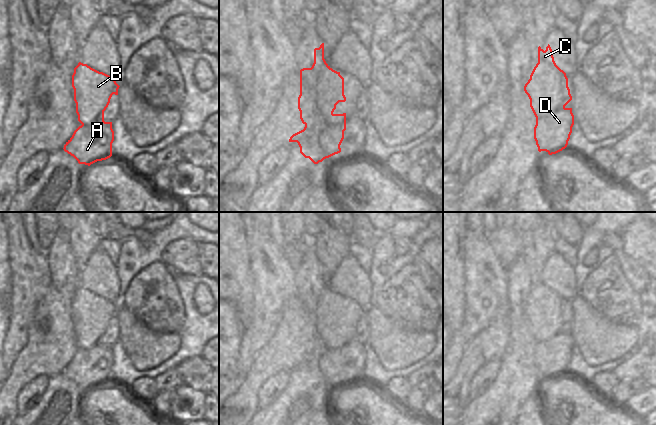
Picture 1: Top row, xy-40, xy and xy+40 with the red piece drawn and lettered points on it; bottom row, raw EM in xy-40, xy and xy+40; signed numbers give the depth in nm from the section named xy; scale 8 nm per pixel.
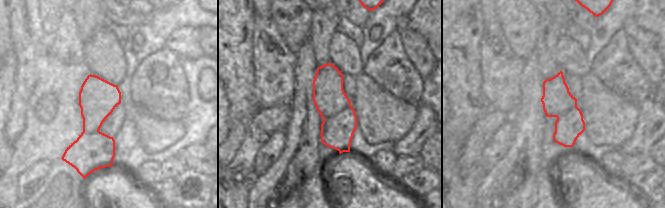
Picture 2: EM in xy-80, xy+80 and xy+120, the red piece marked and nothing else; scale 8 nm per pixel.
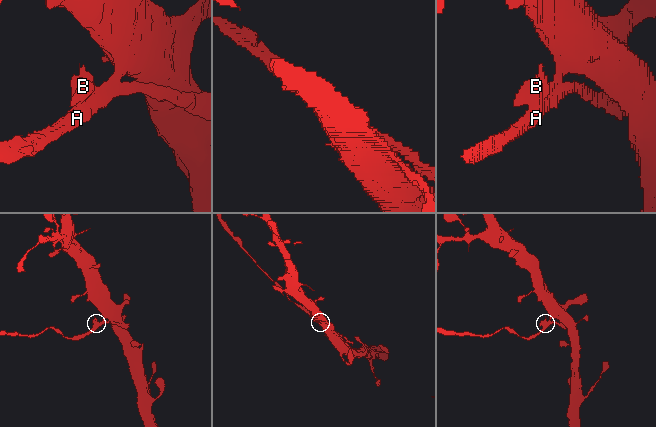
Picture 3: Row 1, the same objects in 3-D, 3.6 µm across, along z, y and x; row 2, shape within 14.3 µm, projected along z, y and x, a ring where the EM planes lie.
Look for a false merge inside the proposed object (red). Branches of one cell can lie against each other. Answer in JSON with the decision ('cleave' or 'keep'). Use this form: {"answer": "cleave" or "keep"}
{"answer": "cleave"}

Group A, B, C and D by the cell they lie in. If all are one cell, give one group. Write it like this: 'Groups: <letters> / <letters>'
Groups: A D / B C

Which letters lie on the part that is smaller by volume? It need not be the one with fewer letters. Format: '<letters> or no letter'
A, D

